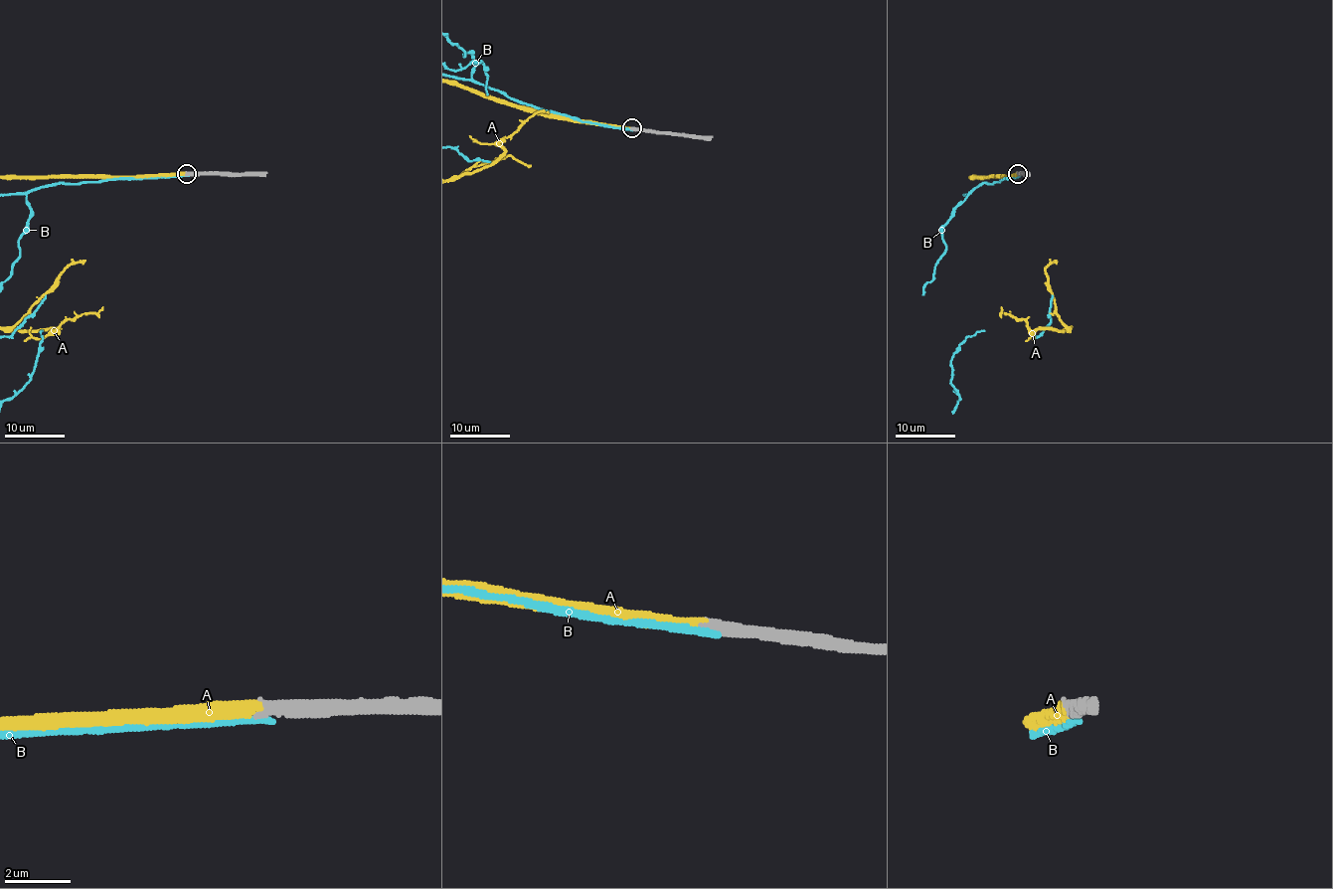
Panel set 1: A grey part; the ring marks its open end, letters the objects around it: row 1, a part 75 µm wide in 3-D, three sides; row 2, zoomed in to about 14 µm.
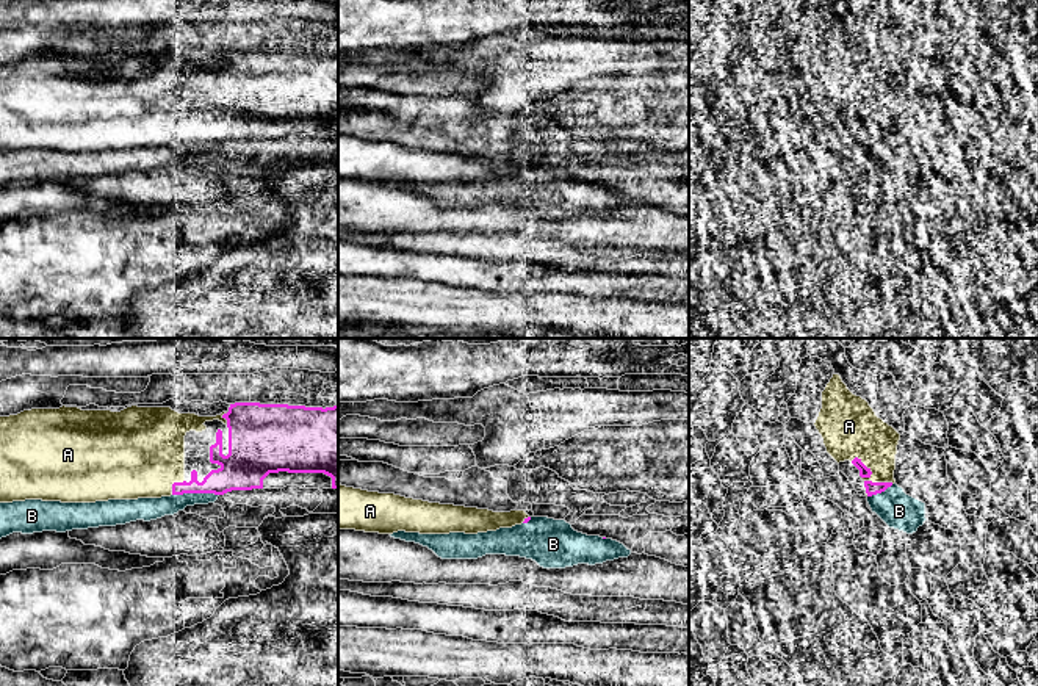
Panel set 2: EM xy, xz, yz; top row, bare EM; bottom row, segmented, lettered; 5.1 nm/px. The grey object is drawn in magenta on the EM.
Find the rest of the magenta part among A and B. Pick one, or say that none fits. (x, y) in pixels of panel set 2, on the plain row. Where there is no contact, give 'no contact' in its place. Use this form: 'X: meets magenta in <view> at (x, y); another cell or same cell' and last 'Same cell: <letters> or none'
A: meets magenta in yz at (869, 126); same cell
B: meets magenta in xy at (194, 141); another cell
Same cell: A

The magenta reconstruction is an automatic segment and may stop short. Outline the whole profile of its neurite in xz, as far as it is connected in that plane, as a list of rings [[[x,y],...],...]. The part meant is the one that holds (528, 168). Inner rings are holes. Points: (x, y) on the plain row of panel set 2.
[[[338,133],[338,177],[393,183],[478,183],[528,172],[524,160],[488,158],[429,152],[395,143],[368,141]]]

